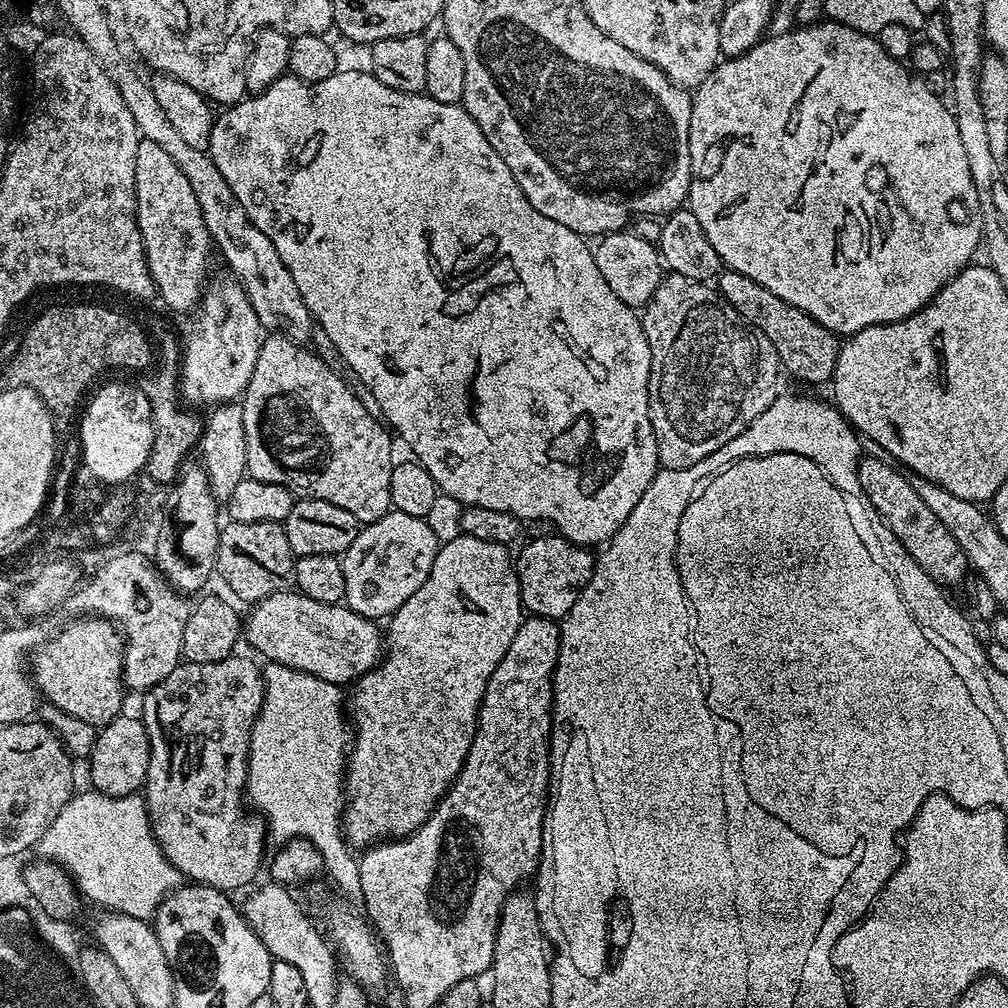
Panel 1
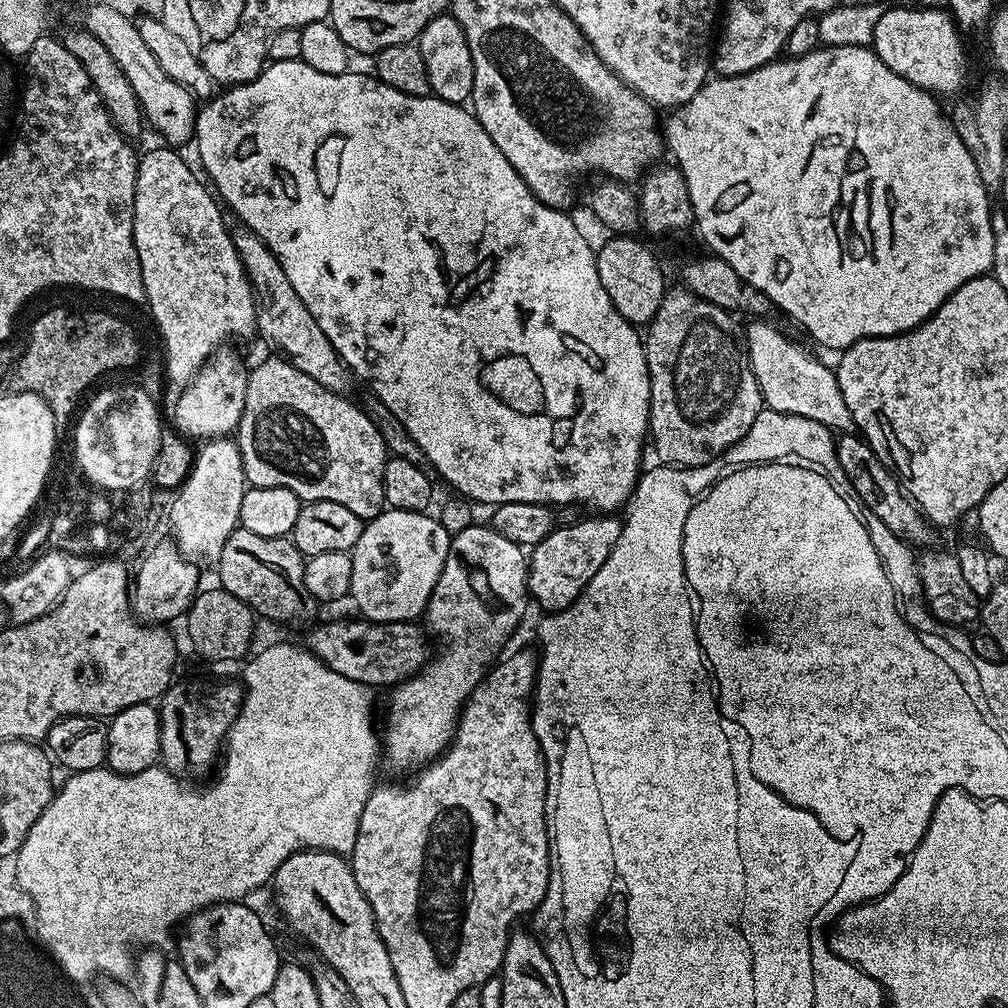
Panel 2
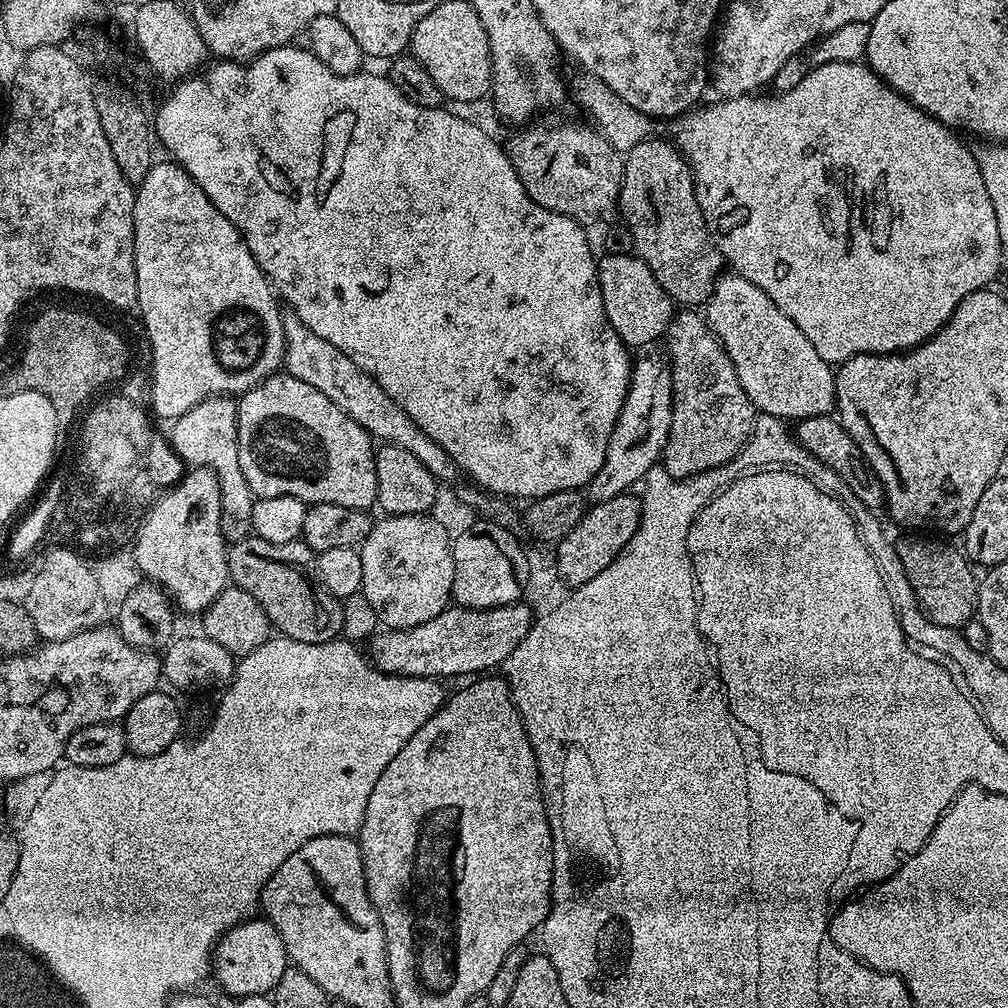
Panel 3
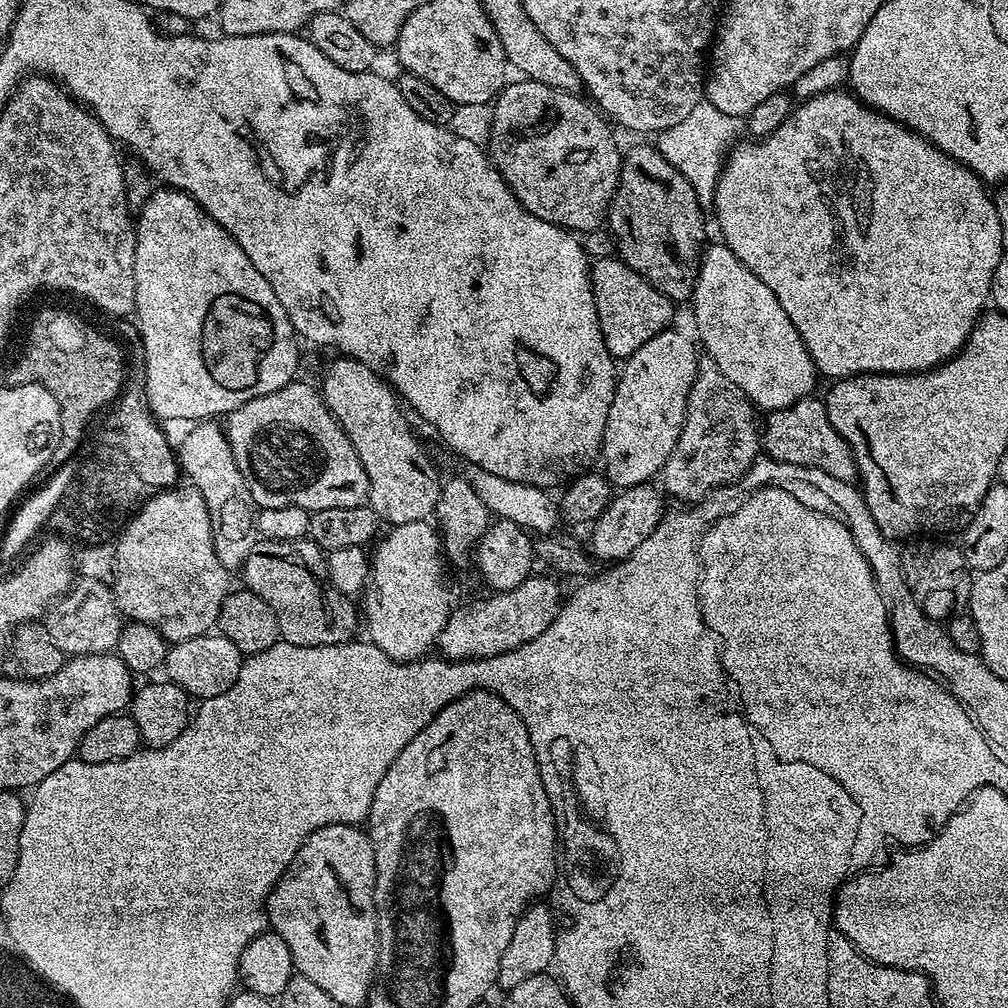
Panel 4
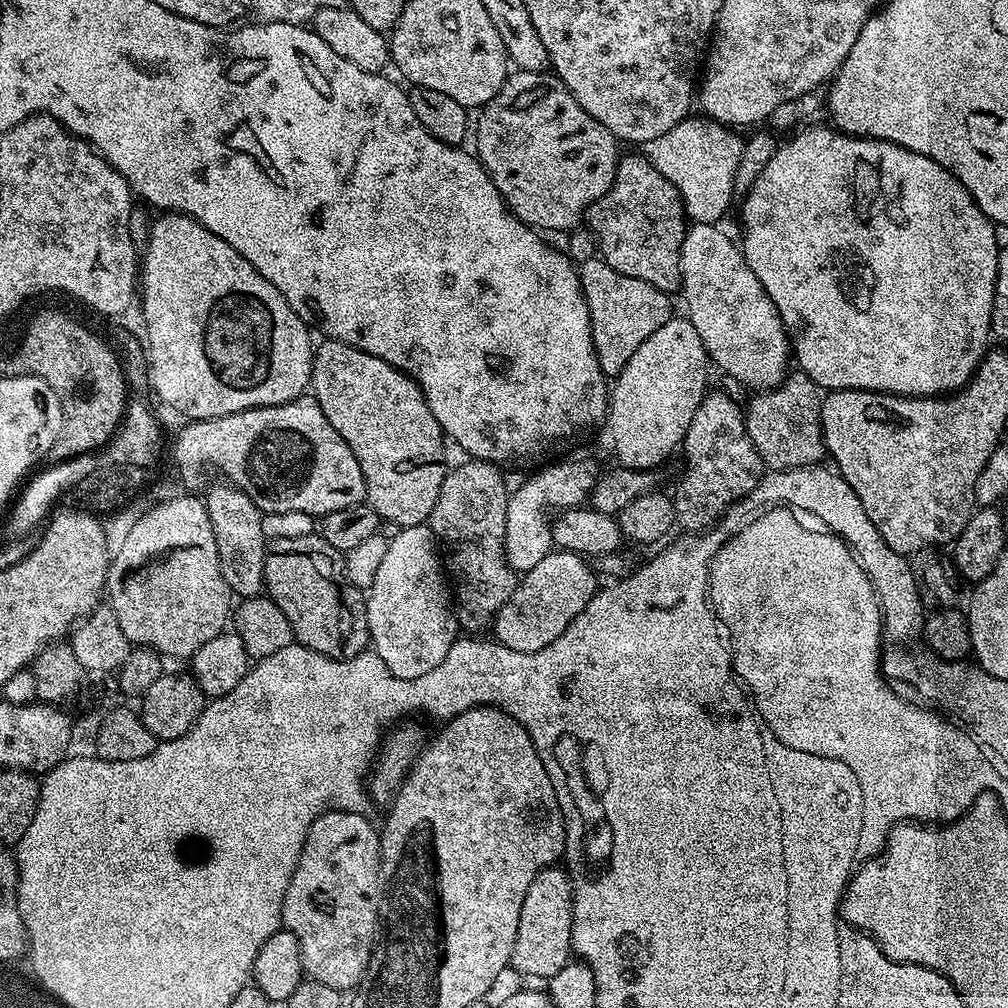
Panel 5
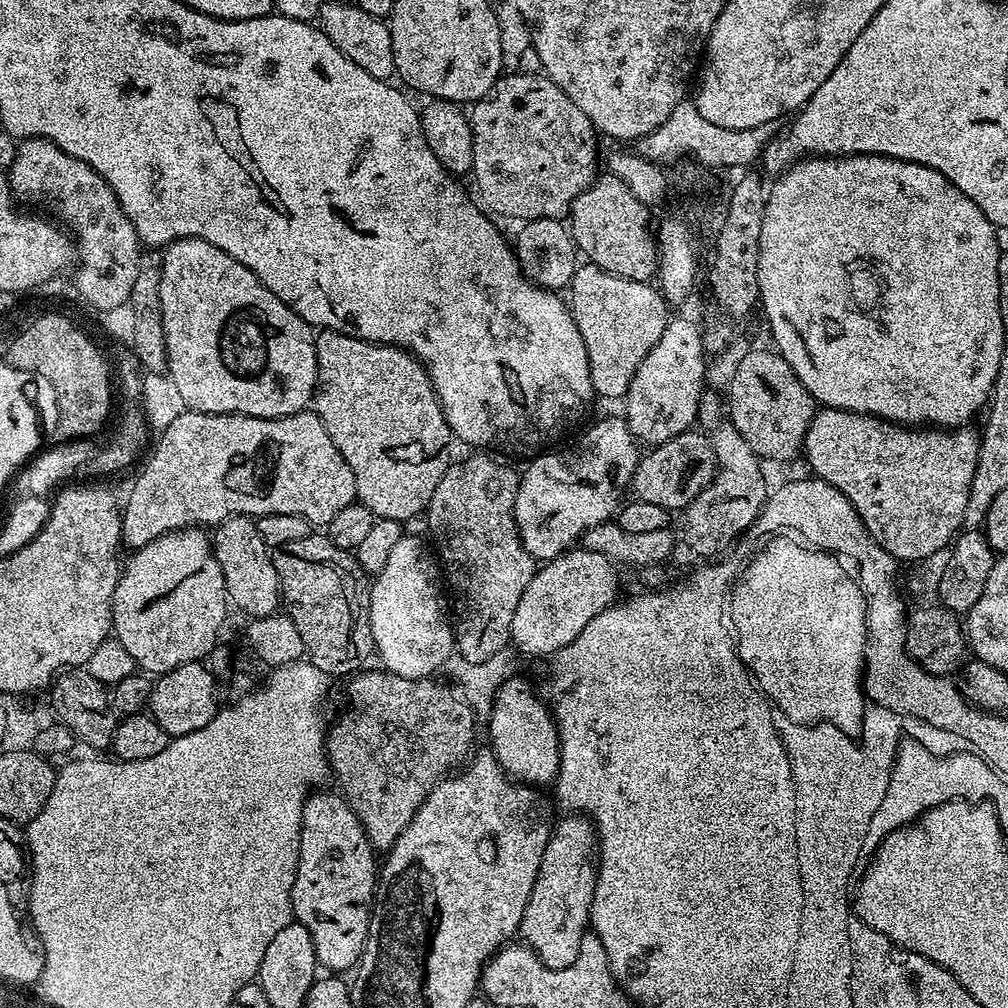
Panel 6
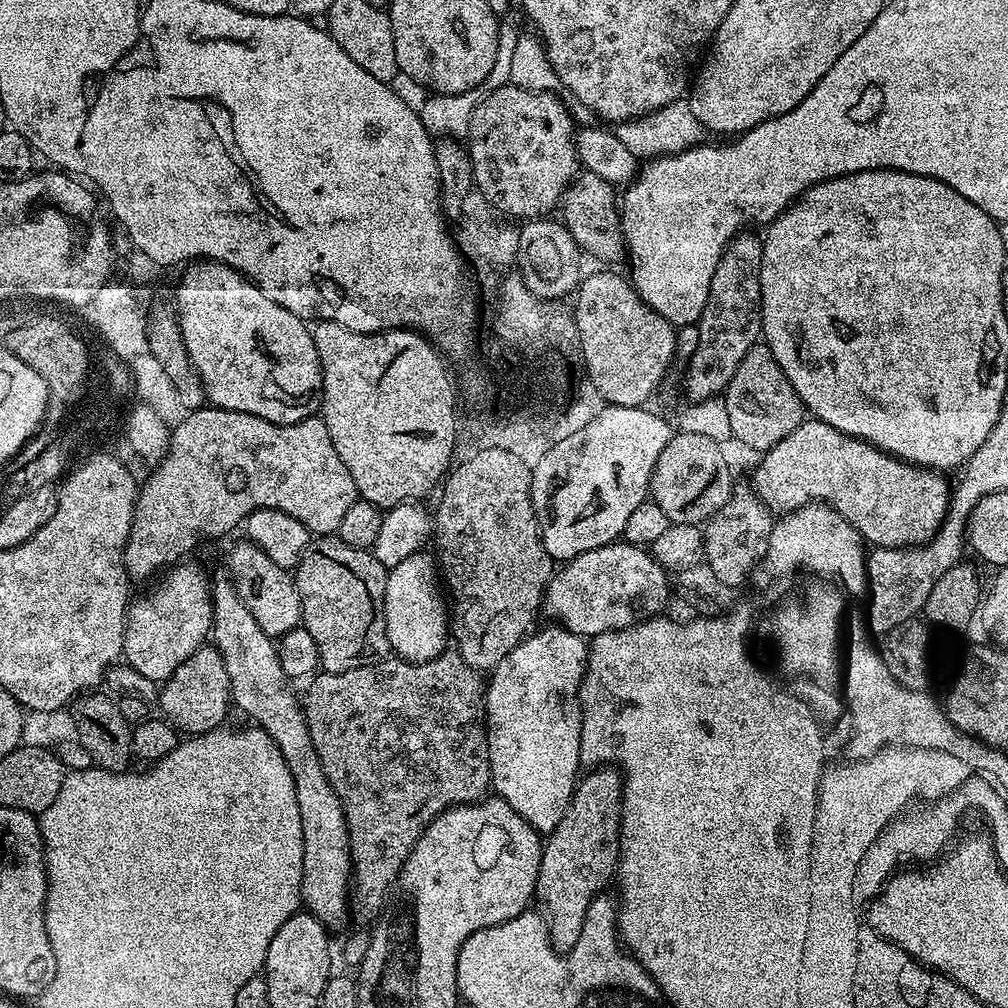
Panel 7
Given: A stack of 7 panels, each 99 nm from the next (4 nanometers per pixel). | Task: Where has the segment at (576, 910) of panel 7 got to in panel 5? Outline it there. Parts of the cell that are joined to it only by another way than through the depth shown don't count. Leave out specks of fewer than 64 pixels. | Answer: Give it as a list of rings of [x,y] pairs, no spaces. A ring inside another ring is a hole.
[[[563,867],[543,868],[530,882],[530,890],[526,890],[526,898],[522,898],[522,914],[518,914],[518,934],[514,934],[514,950],[512,951],[511,971],[521,972],[524,976],[533,976],[536,980],[547,982],[558,970],[562,970],[573,955],[572,950],[572,883]]]

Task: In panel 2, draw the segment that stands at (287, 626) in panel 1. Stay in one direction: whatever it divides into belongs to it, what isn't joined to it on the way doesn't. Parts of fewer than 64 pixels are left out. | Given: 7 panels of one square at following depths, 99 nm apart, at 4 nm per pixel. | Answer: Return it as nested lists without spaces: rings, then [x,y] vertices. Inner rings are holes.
[[[363,618],[355,619],[332,620],[329,624],[320,624],[306,641],[310,651],[319,660],[326,662],[328,668],[346,678],[354,678],[354,682],[379,690],[404,683],[429,663],[428,640],[424,637],[425,629],[420,629],[419,623],[374,624]]]

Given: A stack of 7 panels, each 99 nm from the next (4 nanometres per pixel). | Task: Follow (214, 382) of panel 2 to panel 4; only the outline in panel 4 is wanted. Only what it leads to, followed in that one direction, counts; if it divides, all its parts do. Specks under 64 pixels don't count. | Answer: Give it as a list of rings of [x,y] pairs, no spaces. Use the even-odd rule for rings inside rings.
[[[215,419],[193,423],[189,427],[192,429],[185,434],[184,441],[178,444],[178,459],[181,473],[192,479],[189,480],[191,487],[200,492],[206,502],[214,538],[214,554],[218,554],[218,562],[222,562],[222,566],[229,570],[240,570],[258,543],[258,509],[242,470],[238,470],[228,433],[216,424],[219,423]]]

